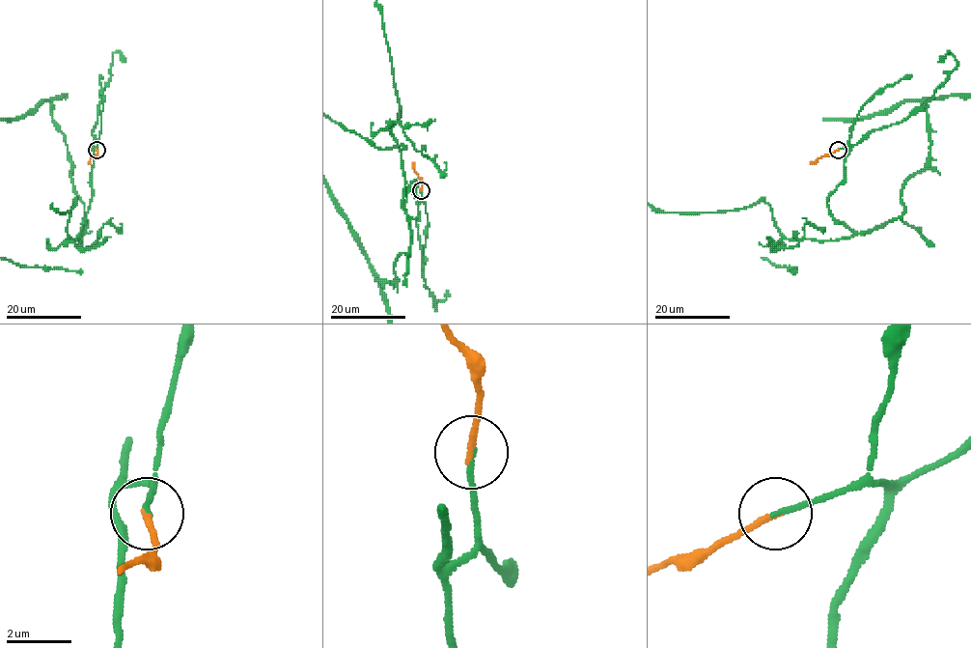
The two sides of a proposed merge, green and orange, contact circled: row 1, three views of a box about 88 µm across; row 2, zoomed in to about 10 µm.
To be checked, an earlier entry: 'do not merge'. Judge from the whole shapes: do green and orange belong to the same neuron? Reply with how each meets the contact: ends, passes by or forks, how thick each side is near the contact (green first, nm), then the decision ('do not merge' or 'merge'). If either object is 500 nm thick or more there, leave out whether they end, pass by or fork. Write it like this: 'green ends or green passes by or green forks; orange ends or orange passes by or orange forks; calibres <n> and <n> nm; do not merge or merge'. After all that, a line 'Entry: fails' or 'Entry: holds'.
green ends; orange ends; calibres 170 and 200 nm; merge
Entry: fails

